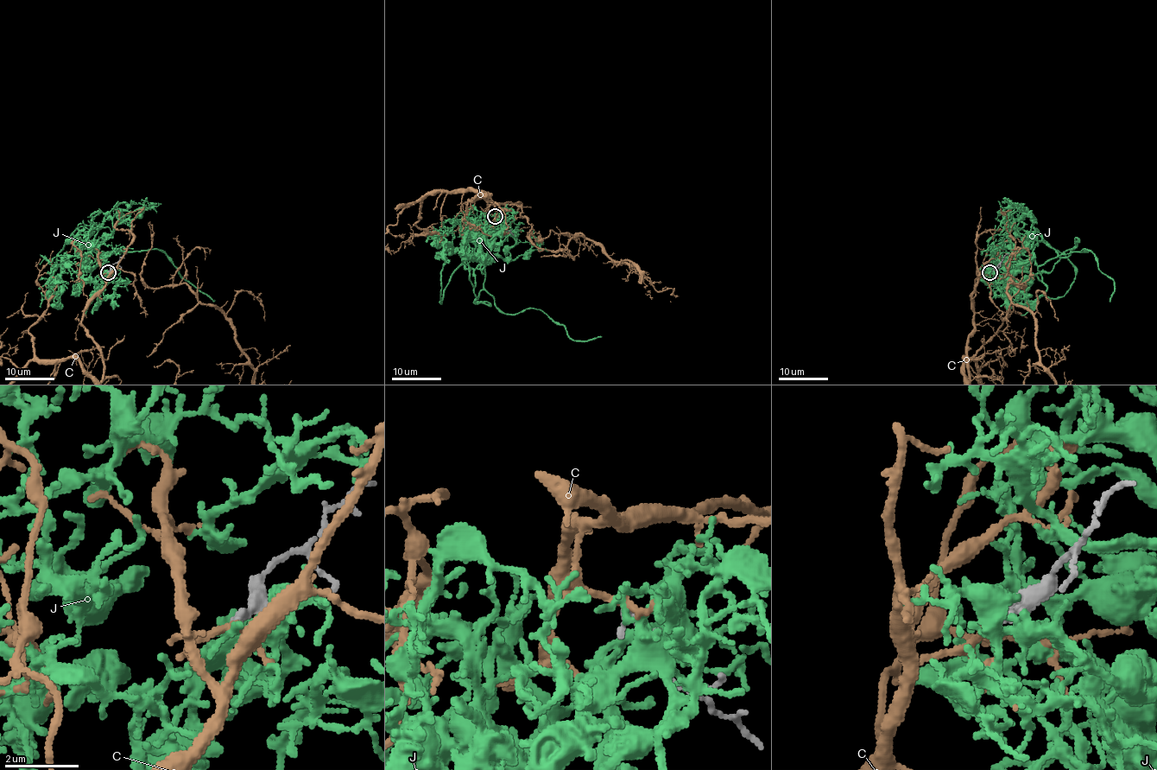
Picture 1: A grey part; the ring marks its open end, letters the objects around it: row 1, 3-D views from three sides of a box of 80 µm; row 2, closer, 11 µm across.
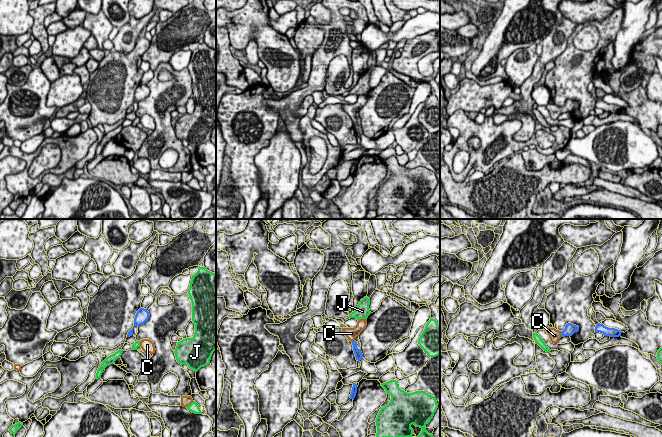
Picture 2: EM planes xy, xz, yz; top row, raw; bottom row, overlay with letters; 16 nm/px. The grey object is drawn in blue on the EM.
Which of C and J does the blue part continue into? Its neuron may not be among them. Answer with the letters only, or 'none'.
C

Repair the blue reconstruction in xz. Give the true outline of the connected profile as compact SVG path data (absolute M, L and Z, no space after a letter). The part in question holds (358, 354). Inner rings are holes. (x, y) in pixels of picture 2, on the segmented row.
M360 319L357 322L357 325L354 328L342 328L342 333L352 342L353 351L356 357L356 360L360 361L363 357L361 349L357 348L357 342L355 338L360 335L360 333L366 328L367 319Z

